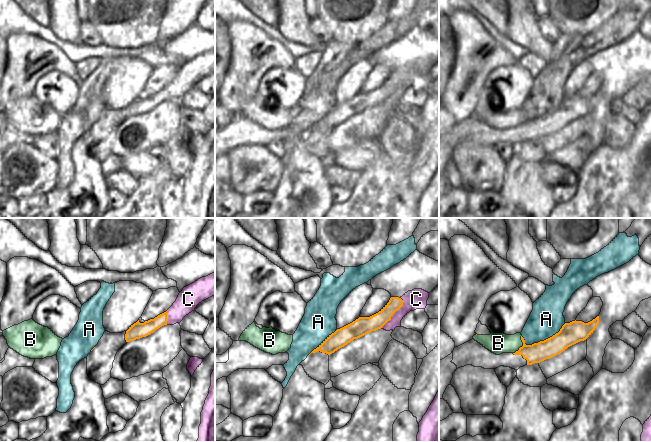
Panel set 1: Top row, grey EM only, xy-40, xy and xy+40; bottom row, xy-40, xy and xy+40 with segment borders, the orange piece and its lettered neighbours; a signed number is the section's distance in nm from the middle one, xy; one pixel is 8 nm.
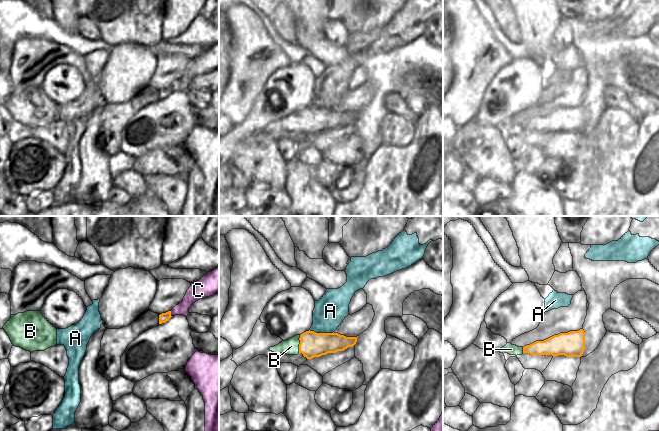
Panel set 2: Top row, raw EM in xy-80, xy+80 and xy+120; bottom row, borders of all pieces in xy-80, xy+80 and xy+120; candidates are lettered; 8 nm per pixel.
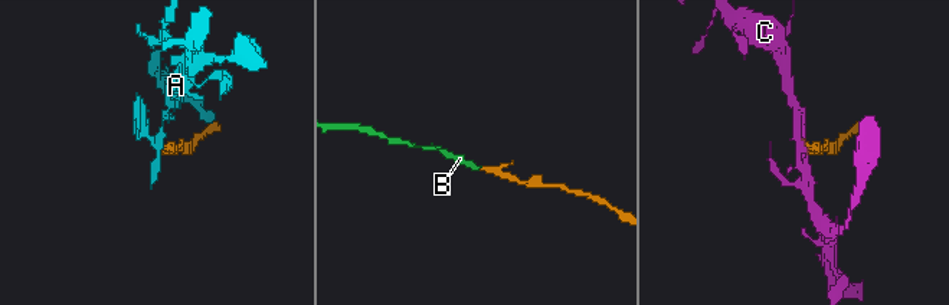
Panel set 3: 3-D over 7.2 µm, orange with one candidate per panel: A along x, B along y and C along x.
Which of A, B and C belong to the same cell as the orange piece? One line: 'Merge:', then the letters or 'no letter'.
Merge: B

